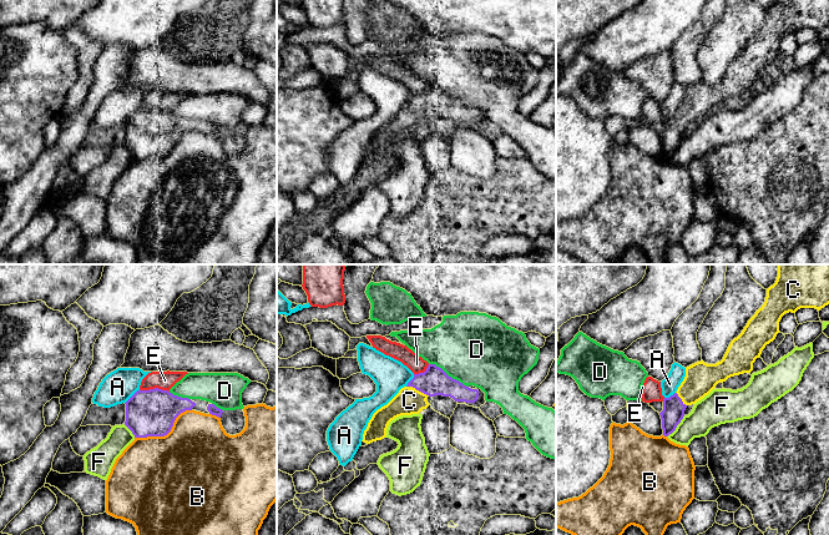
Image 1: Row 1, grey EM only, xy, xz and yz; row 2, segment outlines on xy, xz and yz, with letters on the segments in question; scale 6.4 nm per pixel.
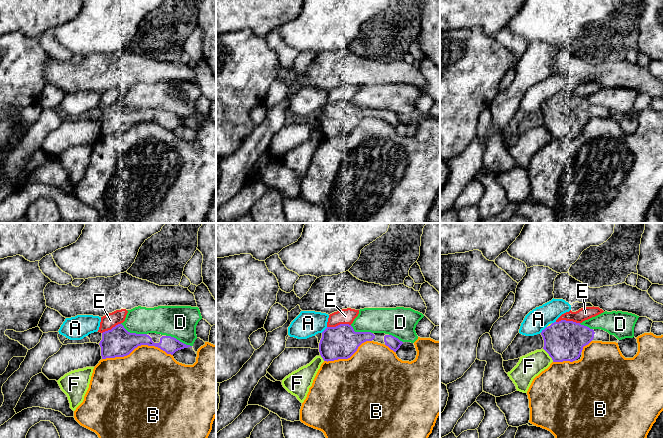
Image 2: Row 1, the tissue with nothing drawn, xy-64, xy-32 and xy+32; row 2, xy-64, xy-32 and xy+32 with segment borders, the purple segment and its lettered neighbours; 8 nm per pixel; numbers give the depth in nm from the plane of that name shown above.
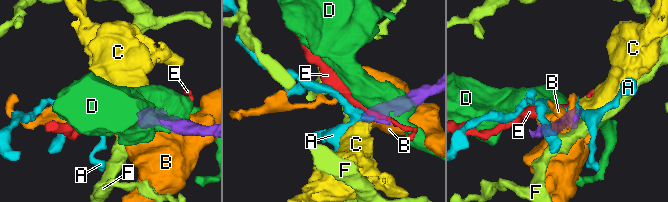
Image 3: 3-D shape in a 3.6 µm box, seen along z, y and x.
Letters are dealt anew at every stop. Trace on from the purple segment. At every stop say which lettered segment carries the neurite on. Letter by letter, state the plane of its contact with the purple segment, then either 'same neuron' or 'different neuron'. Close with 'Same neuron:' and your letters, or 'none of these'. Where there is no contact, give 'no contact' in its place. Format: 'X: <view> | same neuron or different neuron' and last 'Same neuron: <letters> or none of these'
A: xy | different neuron
B: xy | different neuron
C: xz | same neuron
D: xz | different neuron
E: xy | different neuron
F: yz | different neuron
Same neuron: C

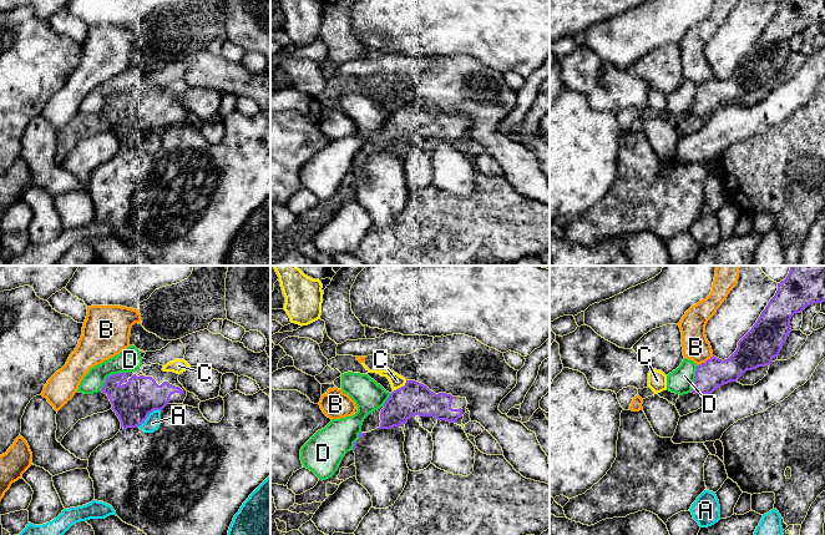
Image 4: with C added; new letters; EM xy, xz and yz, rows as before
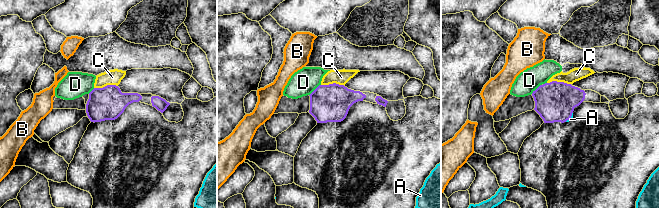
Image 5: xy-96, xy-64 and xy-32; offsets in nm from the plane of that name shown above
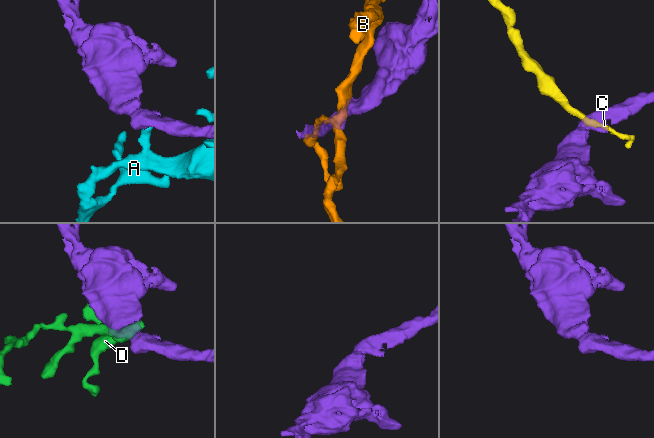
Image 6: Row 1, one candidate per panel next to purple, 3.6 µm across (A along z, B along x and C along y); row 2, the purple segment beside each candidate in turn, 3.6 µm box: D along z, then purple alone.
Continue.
A: xy | different neuron
B: yz | different neuron
C: xz | different neuron
D: xy | different neuron
Same neuron: none of these

